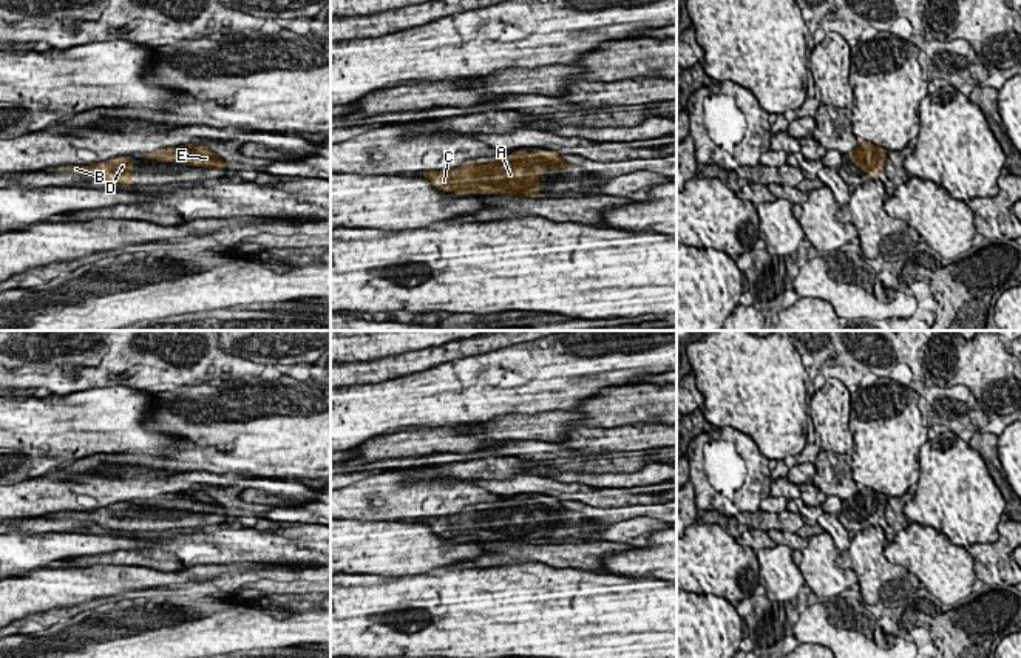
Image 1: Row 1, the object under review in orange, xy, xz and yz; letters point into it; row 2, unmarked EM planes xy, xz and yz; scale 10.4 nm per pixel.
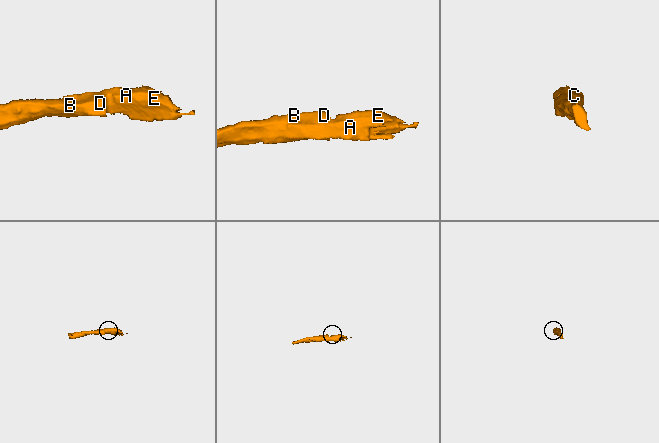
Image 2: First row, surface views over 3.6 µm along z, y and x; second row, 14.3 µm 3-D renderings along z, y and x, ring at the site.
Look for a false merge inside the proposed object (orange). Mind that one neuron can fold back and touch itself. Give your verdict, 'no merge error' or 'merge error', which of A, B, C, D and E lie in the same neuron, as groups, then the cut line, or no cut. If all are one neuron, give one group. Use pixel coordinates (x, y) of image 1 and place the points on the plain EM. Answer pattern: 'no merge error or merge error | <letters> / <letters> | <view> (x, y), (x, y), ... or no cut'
no merge error | A B C D E | no cut

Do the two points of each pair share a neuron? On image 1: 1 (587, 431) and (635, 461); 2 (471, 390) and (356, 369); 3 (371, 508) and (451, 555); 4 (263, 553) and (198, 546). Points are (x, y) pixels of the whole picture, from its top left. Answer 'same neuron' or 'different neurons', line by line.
1: different neurons
2: different neurons
3: different neurons
4: same neuron

